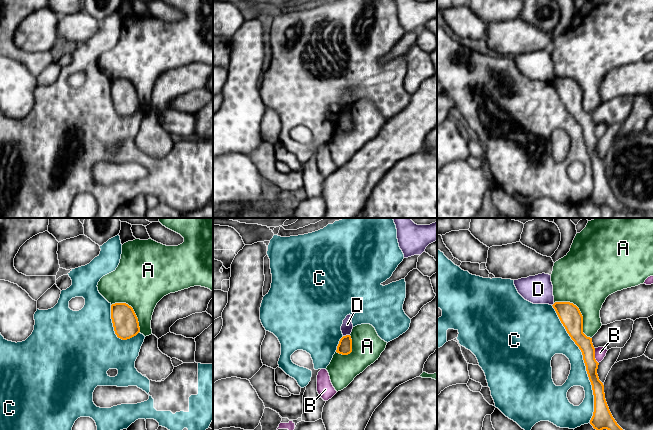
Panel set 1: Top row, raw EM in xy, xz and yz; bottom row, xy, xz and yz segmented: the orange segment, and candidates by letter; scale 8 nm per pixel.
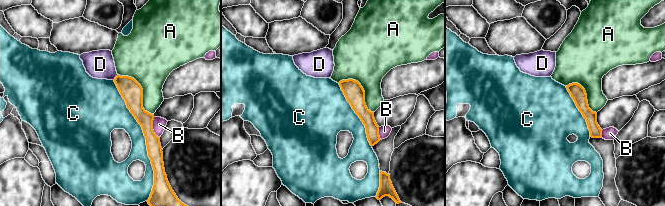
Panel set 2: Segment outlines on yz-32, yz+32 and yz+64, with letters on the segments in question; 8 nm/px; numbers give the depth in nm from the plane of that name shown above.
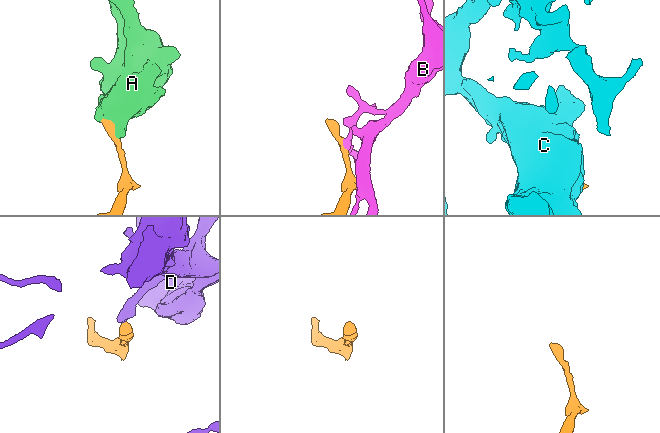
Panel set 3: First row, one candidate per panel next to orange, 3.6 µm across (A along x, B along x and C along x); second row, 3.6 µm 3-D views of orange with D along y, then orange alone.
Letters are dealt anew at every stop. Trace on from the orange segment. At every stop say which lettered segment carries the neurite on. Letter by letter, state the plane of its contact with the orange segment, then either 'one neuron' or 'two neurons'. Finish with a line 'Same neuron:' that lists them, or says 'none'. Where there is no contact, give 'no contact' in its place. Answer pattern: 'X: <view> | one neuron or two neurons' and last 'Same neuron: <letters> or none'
A: yz | two neurons
B: yz | two neurons
C: yz | two neurons
D: xz | two neurons
Same neuron: none

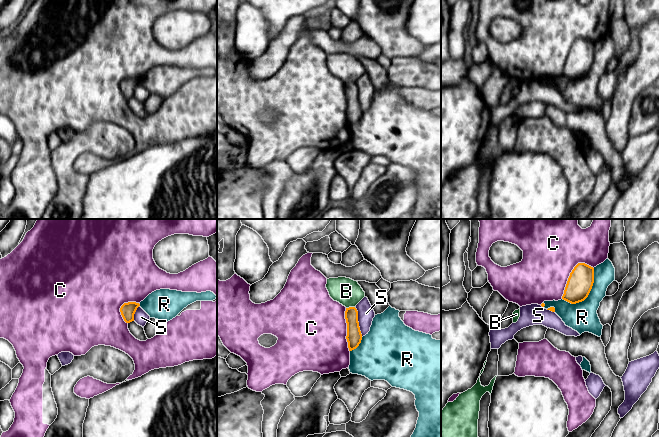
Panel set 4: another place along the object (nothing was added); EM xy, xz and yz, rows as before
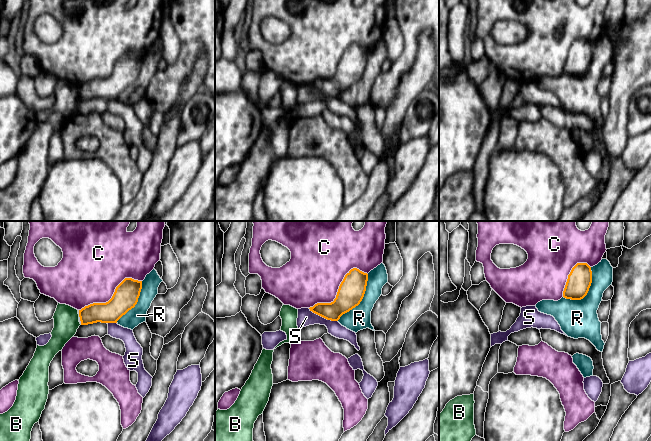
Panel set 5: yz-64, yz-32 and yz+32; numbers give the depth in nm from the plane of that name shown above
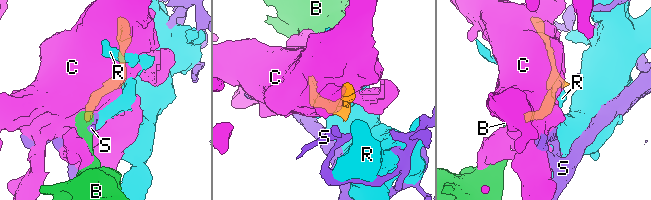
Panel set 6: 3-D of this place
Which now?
B: xz | one neuron
C: yz | two neurons
R: yz | two neurons
S: xz | two neurons
Same neuron: B

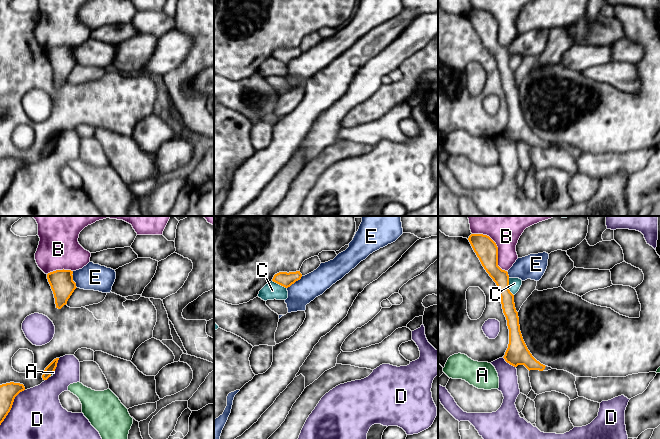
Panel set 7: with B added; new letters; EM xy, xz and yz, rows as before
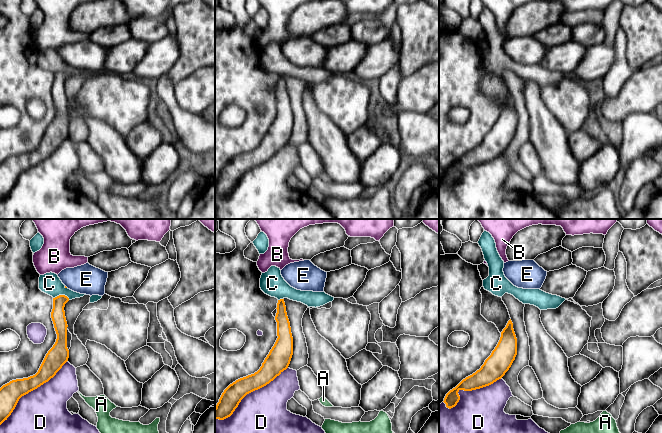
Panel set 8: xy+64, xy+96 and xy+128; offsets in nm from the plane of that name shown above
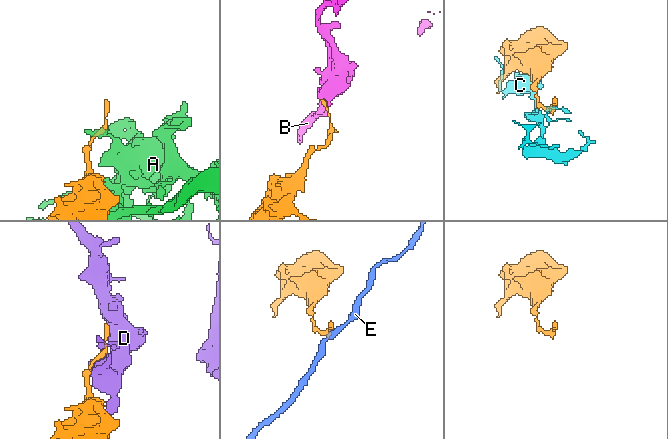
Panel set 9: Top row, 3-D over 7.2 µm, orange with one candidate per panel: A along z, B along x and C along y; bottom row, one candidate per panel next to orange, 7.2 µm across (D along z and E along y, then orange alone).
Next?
A: xy | two neurons
B: yz | two neurons
C: yz | two neurons
D: xy | two neurons
E: xy | two neurons
Same neuron: none

